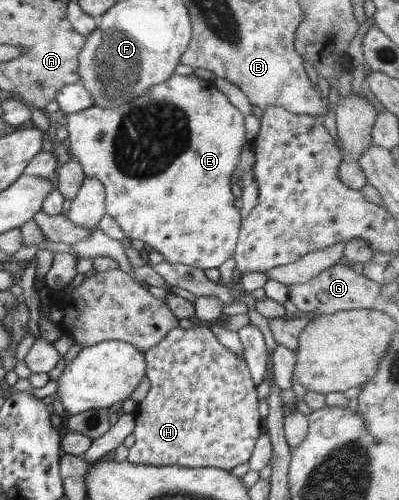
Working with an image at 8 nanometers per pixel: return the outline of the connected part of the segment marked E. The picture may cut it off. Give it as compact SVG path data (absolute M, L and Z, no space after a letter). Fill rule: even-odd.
M174 73L166 82L150 86L143 96L133 98L126 104L115 108L100 108L92 105L80 112L68 114L65 126L68 130L68 137L65 143L70 155L74 156L76 161L82 165L85 176L103 182L106 191L106 212L118 223L127 240L142 240L162 254L164 261L172 264L187 264L202 269L212 282L221 283L218 267L224 264L228 258L233 257L241 227L241 217L239 210L234 207L235 196L230 190L230 180L239 164L242 148L245 143L248 143L245 137L244 118L245 116L230 103L226 95L216 89L214 82L200 79L196 75Z

